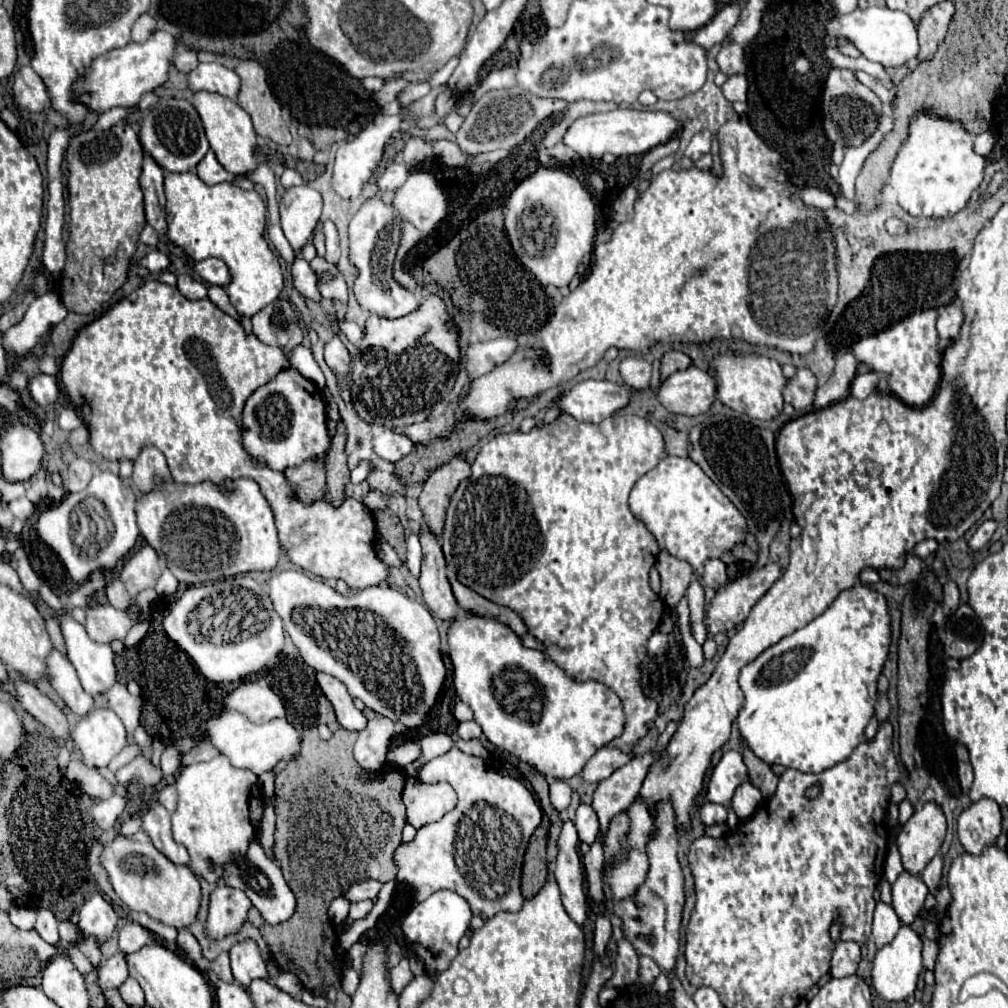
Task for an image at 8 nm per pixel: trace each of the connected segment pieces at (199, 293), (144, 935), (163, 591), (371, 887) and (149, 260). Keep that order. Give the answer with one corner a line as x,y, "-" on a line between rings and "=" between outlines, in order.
179,275
177,277
177,289
187,297
187,299
205,299
207,297
207,287
191,275
=
127,921
119,927
119,949
123,953
135,953
141,945
147,945
149,941
153,941
151,933
135,921
=
165,569
163,575
159,577
159,581
157,581
157,585
155,585
155,591
157,591
159,595
173,595
173,593
177,591
177,579
169,573
169,569
=
365,879
361,883
355,883
351,885
341,897
345,897
349,903
357,903
357,901
363,901
363,899
375,899
381,891
381,883
379,881
373,881
373,879
=
153,249
151,253
147,253
147,255
141,259
139,265
145,267
145,269
149,269
151,273
159,273
159,271
167,269
167,265
169,265
169,255
163,253
163,251

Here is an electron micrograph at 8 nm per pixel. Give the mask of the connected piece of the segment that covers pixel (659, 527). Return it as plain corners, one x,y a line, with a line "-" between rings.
665,457
655,469
637,481
629,505
633,515
655,535
659,547
673,553
673,557
689,561
699,575
709,557
721,557
735,543
745,541
745,519
691,459

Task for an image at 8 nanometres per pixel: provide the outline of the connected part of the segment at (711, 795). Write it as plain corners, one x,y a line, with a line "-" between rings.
725,751
721,761
715,765
715,769
709,777
705,799
711,803
729,805
731,797
733,797
737,785
741,785
741,781
749,781
741,753

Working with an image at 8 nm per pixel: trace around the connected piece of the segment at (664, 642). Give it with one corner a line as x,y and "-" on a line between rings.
655,632
647,642
648,652
655,656
665,656
669,651
669,636
662,632

